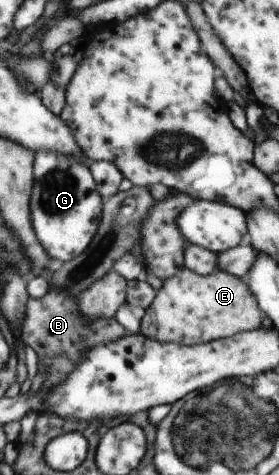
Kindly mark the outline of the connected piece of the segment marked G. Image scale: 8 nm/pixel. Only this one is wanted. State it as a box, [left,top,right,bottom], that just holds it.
[29,151,100,265]

